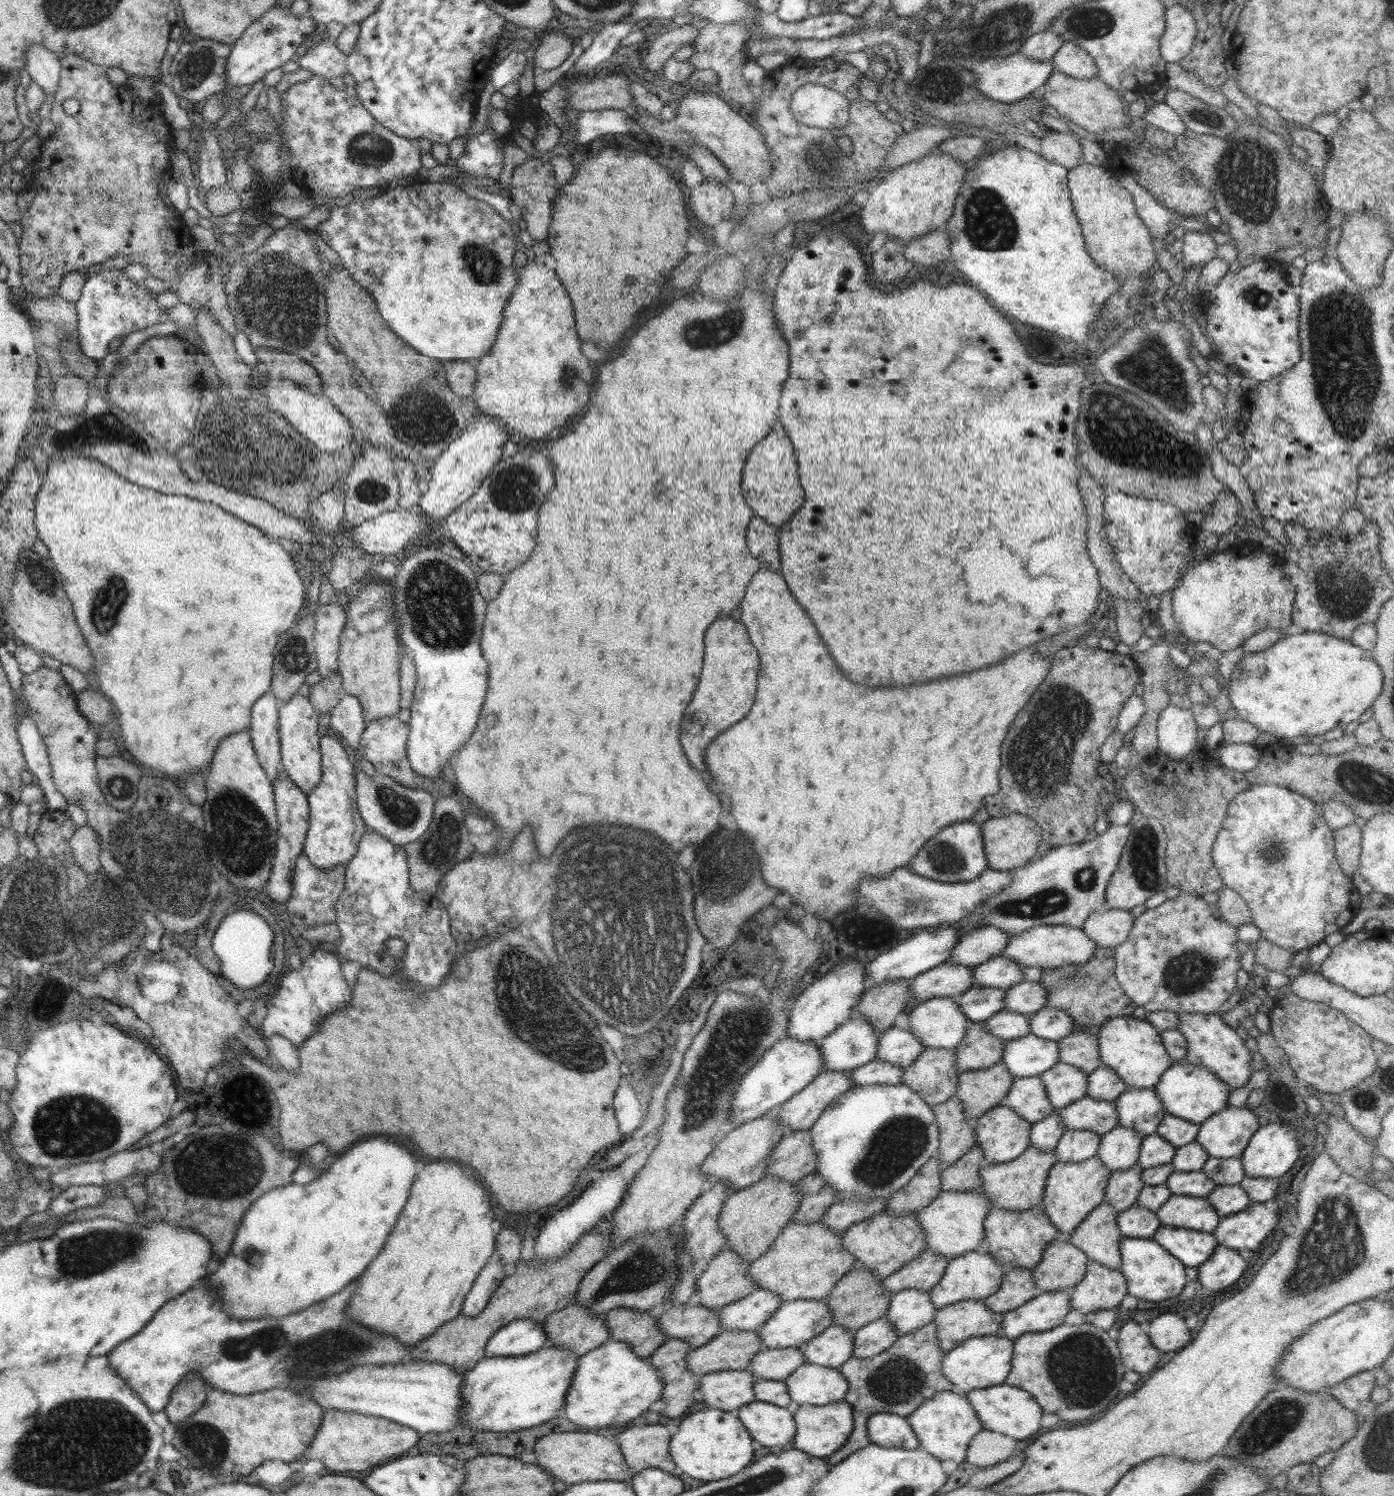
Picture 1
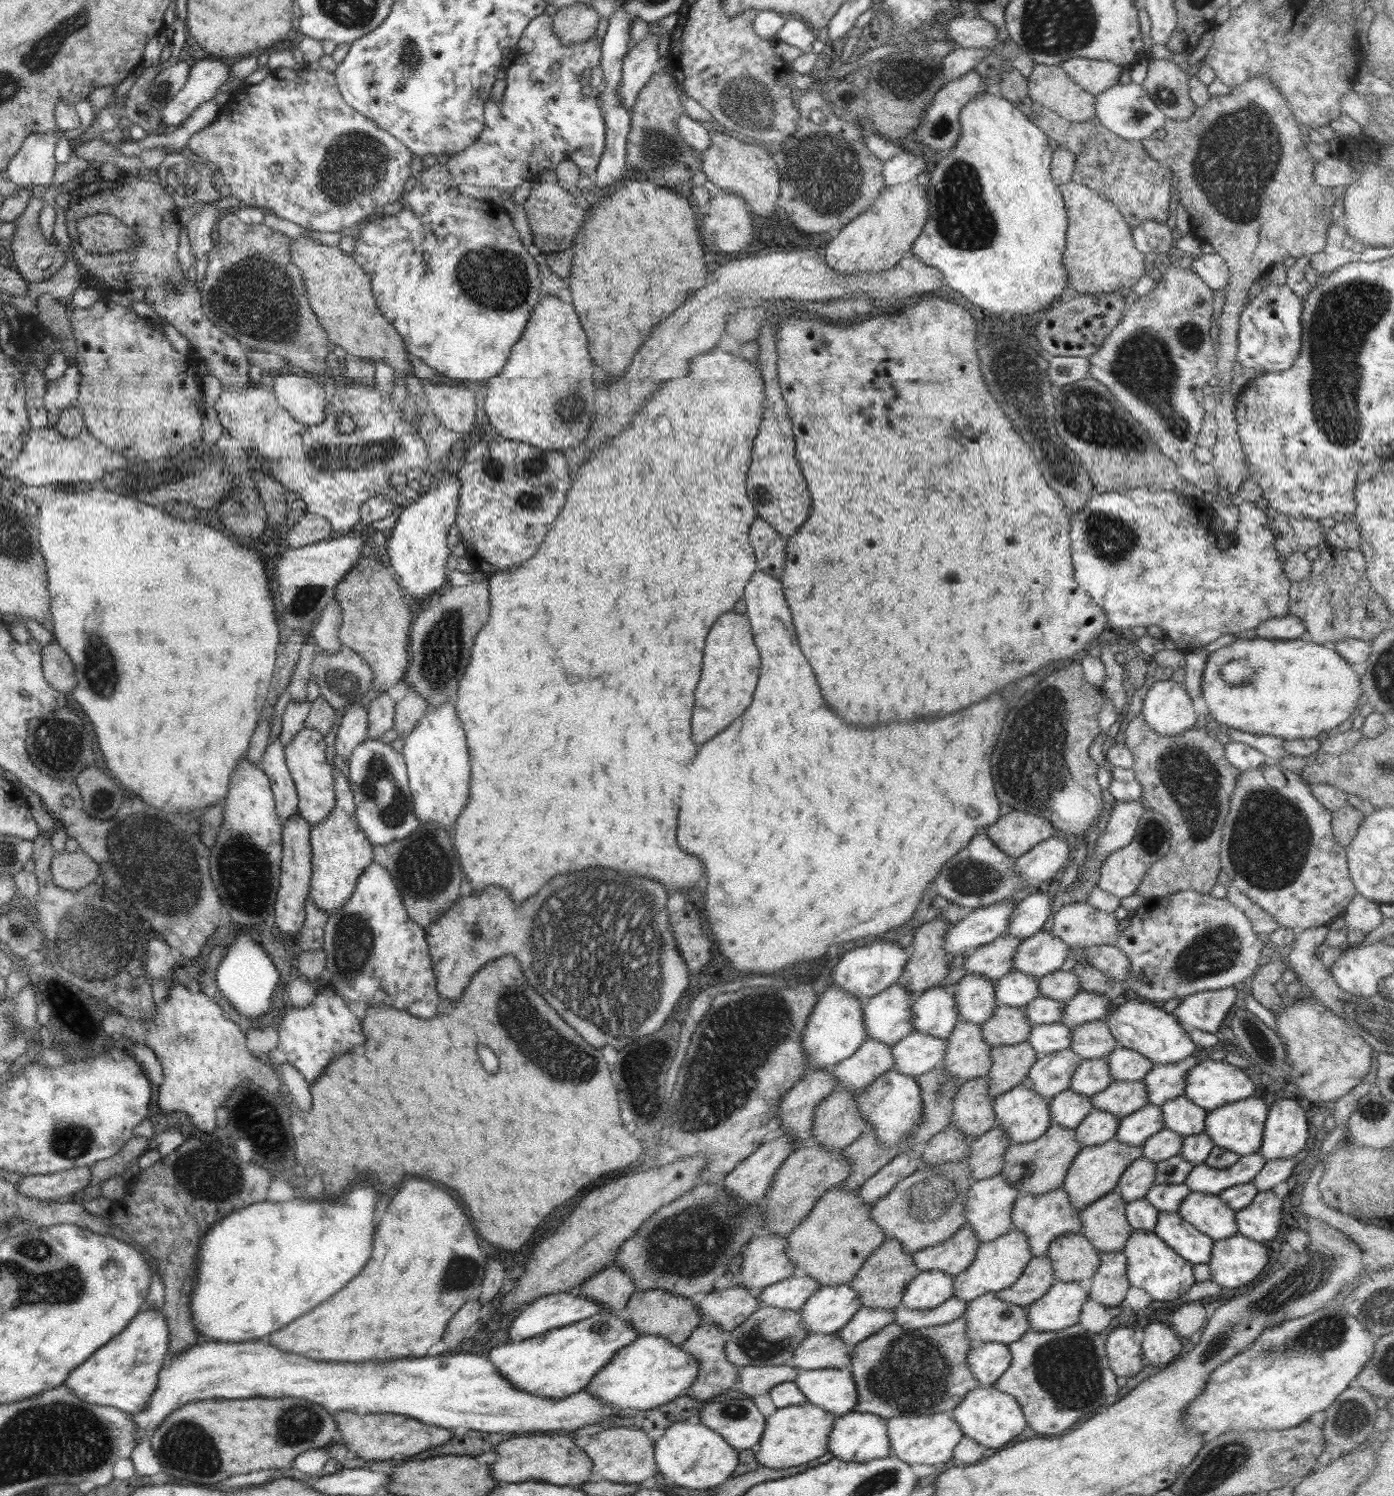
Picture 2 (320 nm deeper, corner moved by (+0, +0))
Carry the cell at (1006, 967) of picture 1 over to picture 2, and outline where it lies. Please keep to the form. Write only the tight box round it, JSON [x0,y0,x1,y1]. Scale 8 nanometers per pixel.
[1012,930,1069,978]

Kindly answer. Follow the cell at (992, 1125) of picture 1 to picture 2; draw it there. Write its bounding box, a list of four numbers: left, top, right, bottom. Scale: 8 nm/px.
[993,1084,1053,1143]

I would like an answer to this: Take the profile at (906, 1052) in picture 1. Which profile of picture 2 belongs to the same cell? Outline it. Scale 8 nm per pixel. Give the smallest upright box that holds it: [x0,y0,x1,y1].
[911,985,960,1040]

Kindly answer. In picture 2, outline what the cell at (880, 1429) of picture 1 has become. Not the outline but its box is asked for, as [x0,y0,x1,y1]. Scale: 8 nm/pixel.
[828,1412,891,1462]

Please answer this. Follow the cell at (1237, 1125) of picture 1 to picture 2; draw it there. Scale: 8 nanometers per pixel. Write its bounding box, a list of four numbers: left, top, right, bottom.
[1203,1096,1268,1156]

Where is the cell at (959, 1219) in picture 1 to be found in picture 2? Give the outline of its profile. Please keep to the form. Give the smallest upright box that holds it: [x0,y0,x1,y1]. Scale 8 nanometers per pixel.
[964,1173,1019,1243]

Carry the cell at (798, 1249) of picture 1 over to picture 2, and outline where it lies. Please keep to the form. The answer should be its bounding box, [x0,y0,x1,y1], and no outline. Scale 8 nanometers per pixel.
[785,1184,887,1286]

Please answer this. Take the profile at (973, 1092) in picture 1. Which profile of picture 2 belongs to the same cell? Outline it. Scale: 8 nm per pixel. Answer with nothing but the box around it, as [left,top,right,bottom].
[988,1041,1038,1099]

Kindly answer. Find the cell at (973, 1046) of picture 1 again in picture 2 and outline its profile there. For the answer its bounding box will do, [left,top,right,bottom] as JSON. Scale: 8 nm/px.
[980,1006,1031,1048]

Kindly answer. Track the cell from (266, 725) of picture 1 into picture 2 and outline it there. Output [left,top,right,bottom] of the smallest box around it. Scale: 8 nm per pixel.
[259,738,299,824]

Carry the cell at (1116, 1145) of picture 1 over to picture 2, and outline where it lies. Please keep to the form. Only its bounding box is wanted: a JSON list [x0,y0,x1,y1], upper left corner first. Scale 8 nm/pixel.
[1115,1104,1164,1147]

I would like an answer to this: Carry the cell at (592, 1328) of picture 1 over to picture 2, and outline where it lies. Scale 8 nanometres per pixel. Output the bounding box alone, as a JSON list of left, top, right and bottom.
[577,1264,635,1315]

